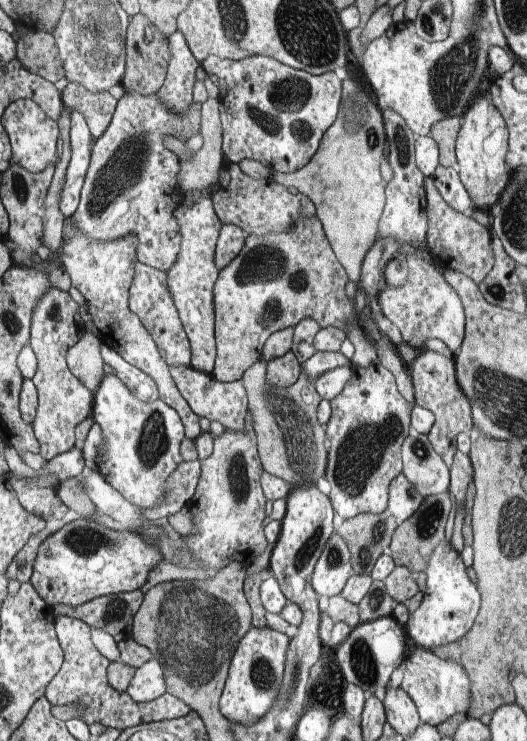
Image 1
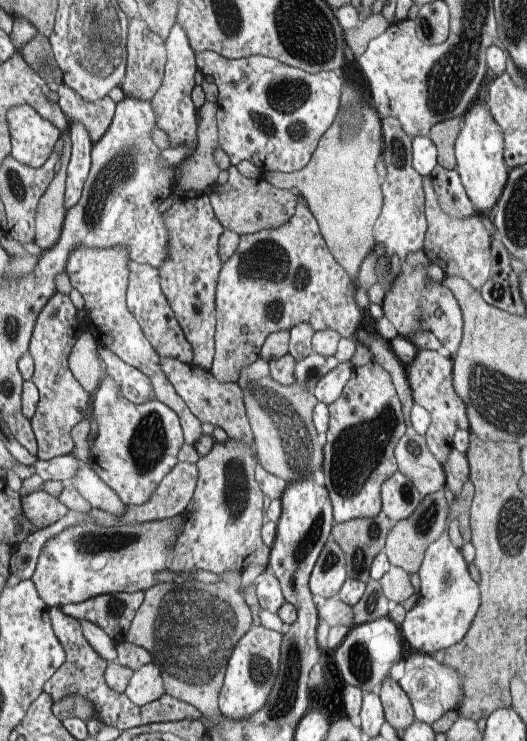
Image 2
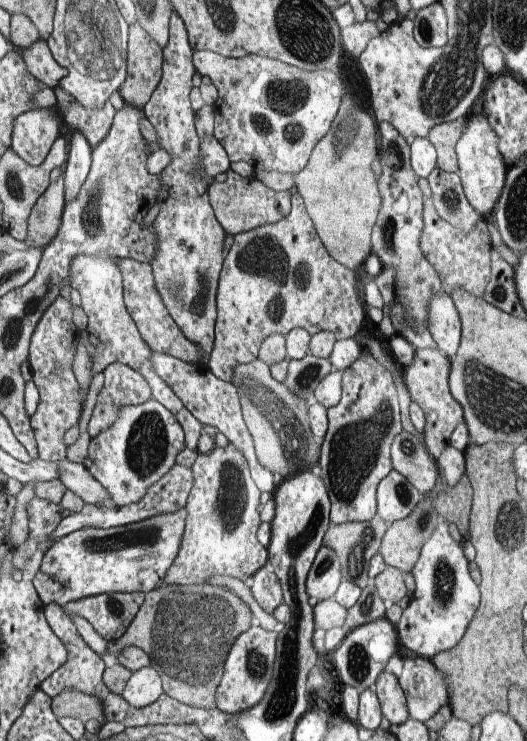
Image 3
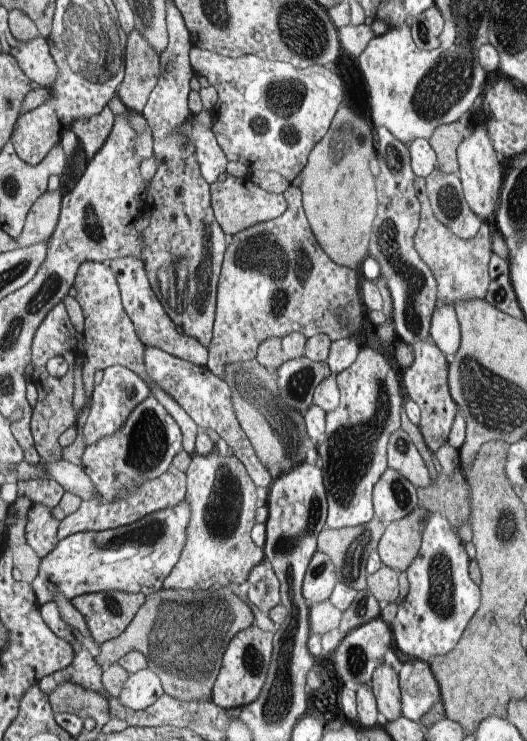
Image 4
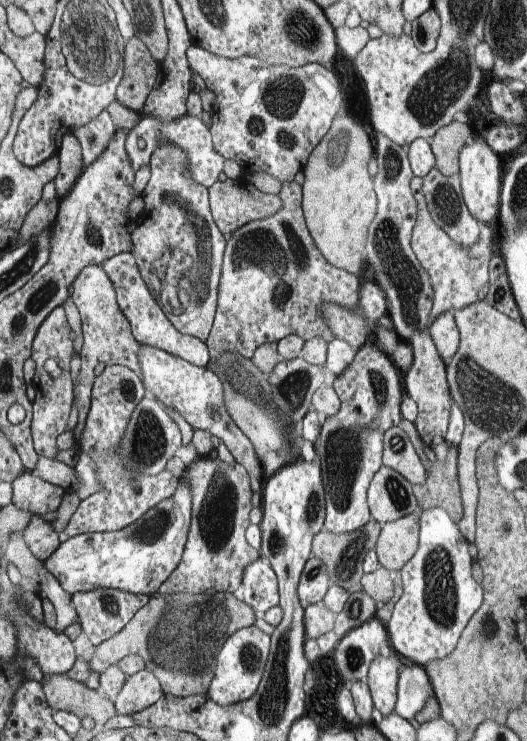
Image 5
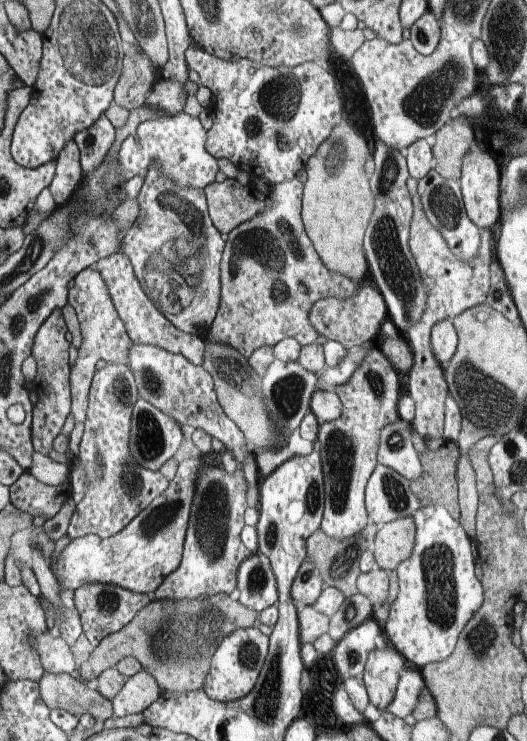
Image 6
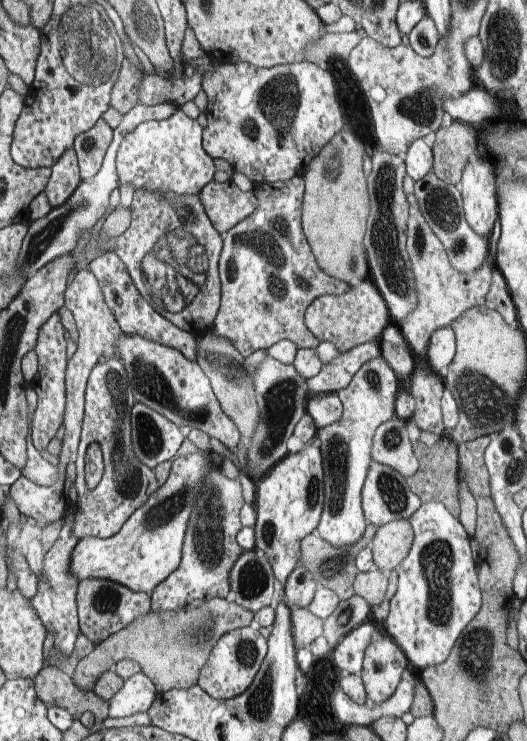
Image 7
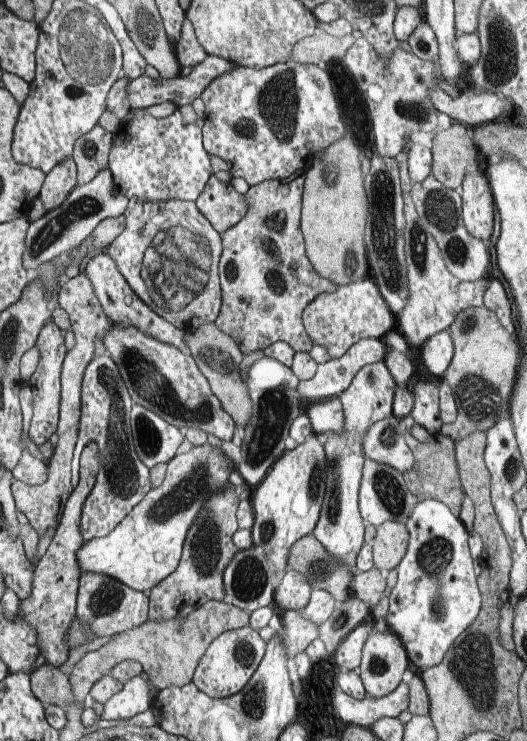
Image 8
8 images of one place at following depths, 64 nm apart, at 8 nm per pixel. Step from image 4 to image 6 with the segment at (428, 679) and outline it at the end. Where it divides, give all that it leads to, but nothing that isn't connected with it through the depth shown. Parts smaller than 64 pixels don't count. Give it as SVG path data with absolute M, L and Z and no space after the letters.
M411 666L400 676L395 698L392 699L387 710L400 718L410 716L418 704L421 692L426 688L421 669Z

